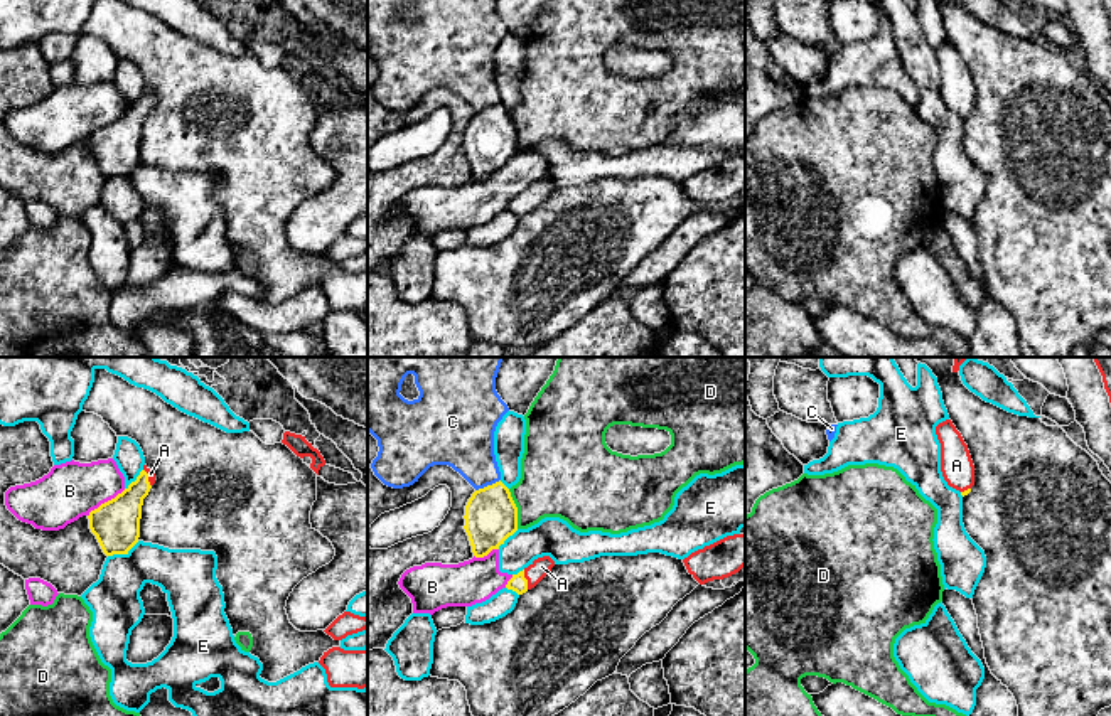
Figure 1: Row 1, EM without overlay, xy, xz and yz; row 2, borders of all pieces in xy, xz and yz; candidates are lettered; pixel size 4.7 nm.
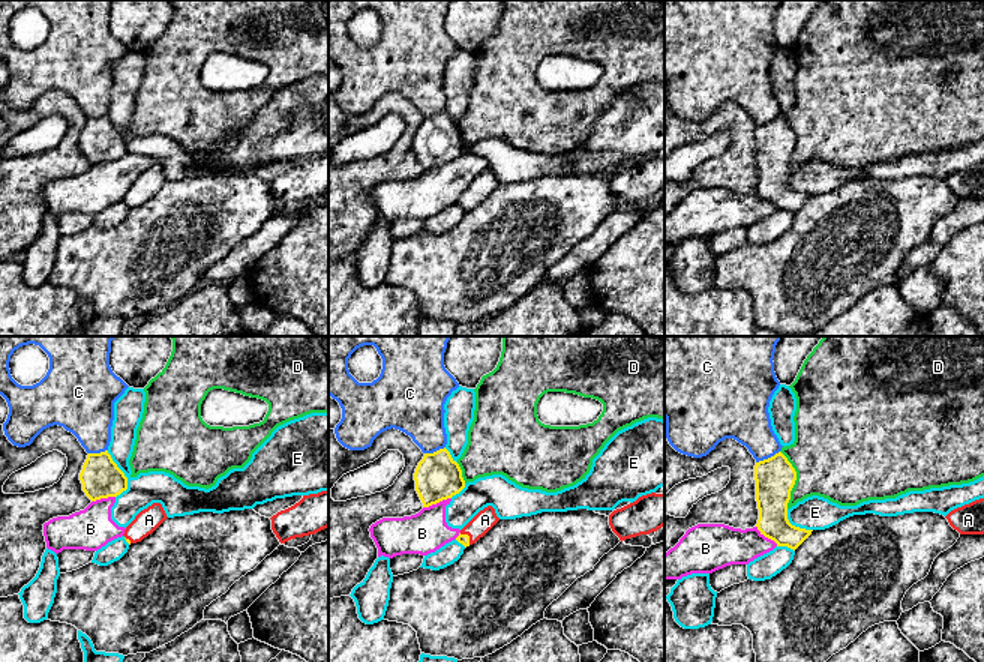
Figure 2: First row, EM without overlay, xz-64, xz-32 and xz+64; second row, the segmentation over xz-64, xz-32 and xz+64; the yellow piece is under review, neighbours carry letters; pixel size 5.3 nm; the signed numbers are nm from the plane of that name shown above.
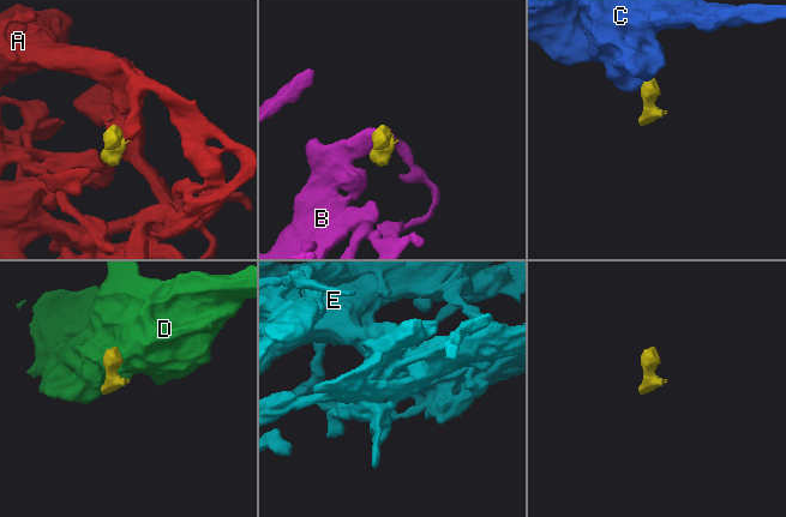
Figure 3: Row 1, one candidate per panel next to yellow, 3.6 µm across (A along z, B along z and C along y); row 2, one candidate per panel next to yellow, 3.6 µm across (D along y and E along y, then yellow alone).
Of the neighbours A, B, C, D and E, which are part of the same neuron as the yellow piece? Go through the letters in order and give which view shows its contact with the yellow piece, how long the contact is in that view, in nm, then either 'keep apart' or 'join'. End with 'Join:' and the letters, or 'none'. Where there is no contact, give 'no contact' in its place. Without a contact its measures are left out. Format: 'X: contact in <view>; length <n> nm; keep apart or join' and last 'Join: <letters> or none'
A: contact in xz; length 100 nm; join
B: contact in xy; length 220 nm; keep apart
C: contact in xz; length 130 nm; keep apart
D: contact in xz; length 200 nm; keep apart
E: contact in xy; length 170 nm; keep apart
Join: A

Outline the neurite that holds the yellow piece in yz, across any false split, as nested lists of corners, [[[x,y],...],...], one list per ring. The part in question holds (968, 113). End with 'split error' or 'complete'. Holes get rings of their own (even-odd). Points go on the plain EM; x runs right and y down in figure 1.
[[[951,42],[936,49],[936,57],[941,66],[941,94],[949,110],[968,118],[974,108],[974,88],[961,56]]]; split error

